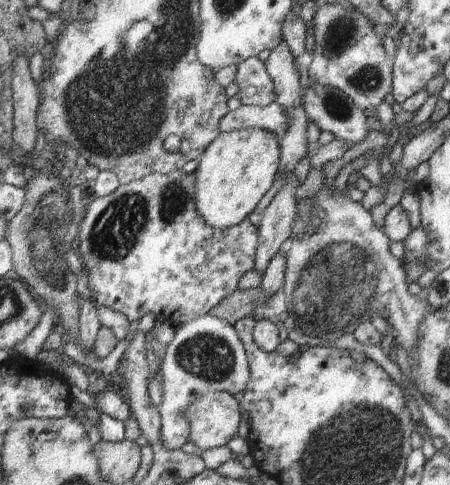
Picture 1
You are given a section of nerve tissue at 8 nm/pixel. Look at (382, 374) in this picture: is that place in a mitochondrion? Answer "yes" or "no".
no

